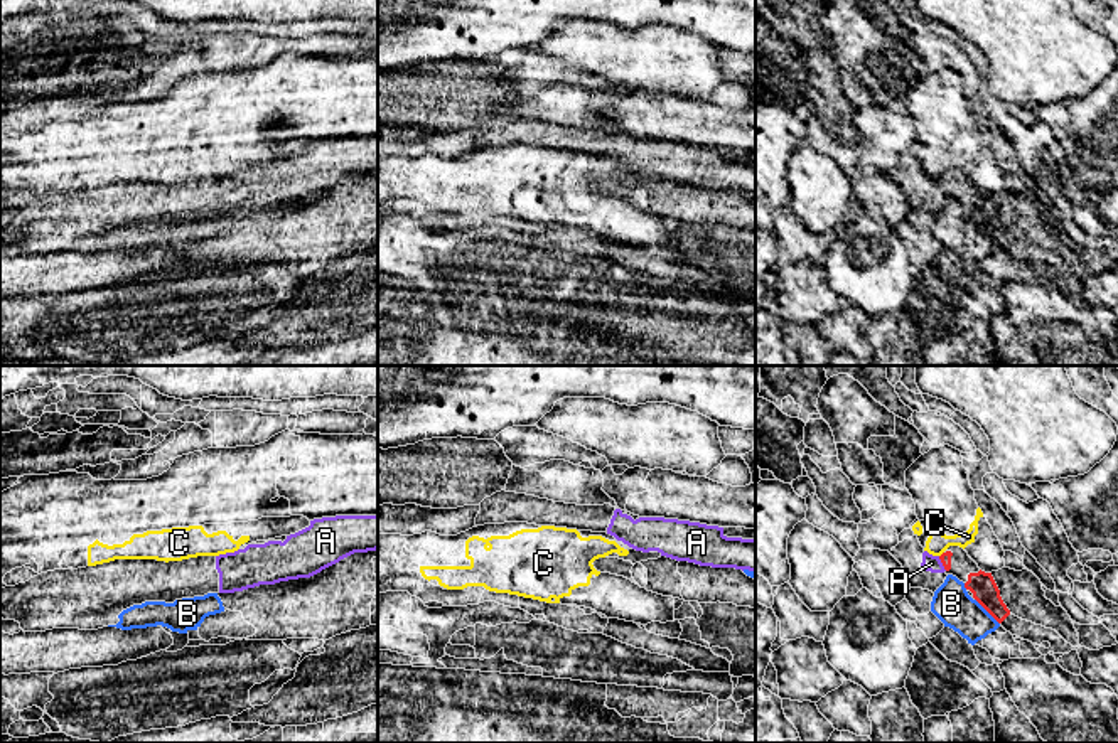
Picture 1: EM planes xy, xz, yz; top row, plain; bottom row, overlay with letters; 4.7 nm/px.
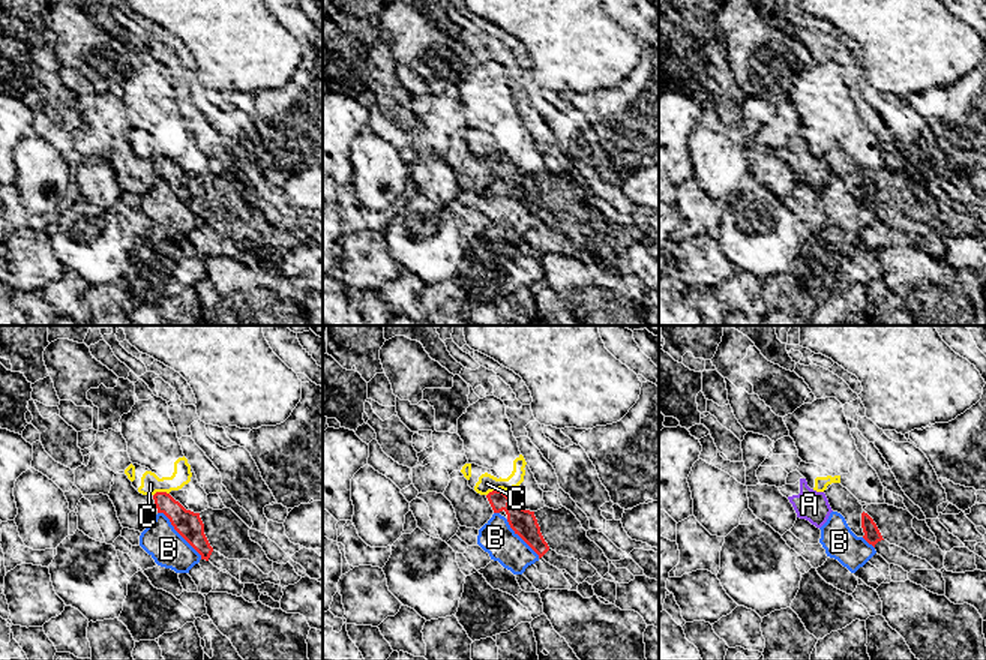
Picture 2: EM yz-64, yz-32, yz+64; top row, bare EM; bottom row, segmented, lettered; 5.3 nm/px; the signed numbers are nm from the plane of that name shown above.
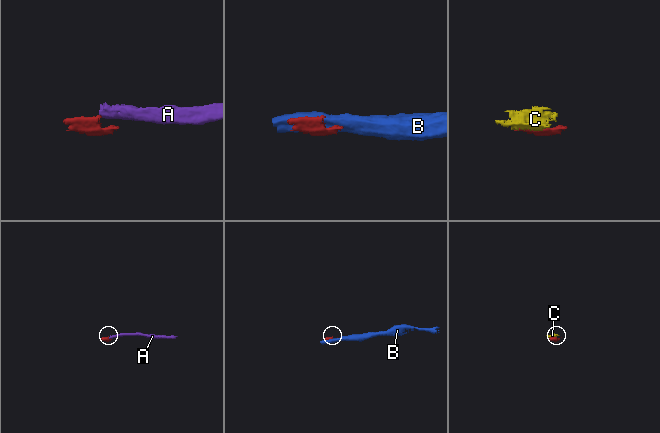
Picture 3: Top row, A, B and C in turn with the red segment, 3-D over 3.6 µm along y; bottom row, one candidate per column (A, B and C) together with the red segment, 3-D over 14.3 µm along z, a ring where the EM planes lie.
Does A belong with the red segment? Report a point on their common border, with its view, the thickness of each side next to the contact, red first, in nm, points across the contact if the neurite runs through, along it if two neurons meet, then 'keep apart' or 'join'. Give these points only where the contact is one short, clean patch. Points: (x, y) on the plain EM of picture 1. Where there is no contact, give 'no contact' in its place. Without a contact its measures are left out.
meets red in yz at (941, 184); 50 nm thick on the red side, 80 nm on the other; border along yz (938, 179), (946, 192); keep apart

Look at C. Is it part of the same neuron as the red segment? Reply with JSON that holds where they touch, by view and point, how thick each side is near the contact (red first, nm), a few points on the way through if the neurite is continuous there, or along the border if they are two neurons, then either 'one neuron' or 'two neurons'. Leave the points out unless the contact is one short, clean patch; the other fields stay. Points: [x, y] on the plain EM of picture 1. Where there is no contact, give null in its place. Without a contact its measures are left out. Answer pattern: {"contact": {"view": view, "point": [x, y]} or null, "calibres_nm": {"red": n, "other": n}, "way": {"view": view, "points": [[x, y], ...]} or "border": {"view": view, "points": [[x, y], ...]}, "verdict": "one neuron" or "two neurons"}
{"contact": {"view": "yz", "point": [941, 177]}, "calibres_nm": {"red": 50, "other": 100}, "verdict": "two neurons"}

